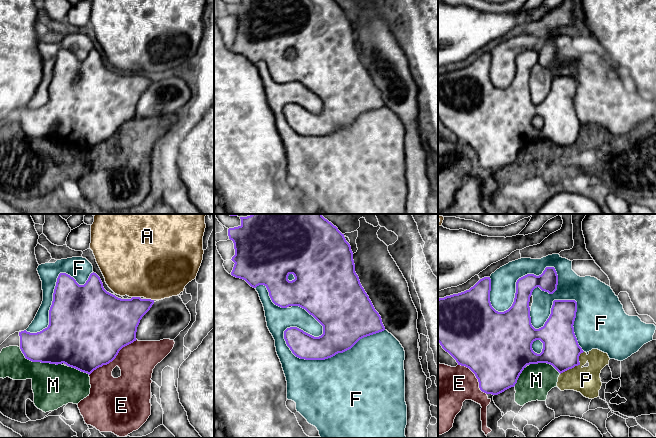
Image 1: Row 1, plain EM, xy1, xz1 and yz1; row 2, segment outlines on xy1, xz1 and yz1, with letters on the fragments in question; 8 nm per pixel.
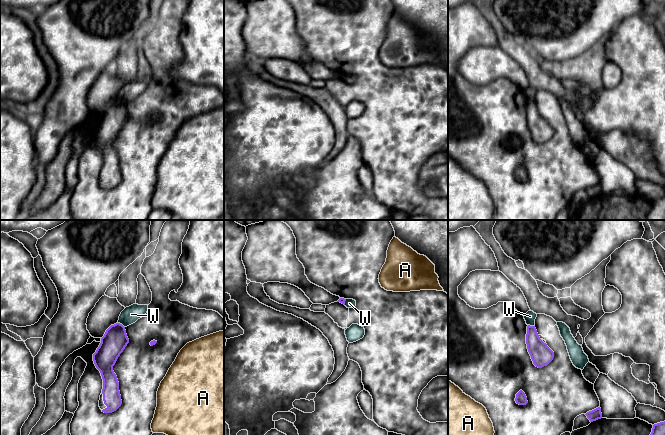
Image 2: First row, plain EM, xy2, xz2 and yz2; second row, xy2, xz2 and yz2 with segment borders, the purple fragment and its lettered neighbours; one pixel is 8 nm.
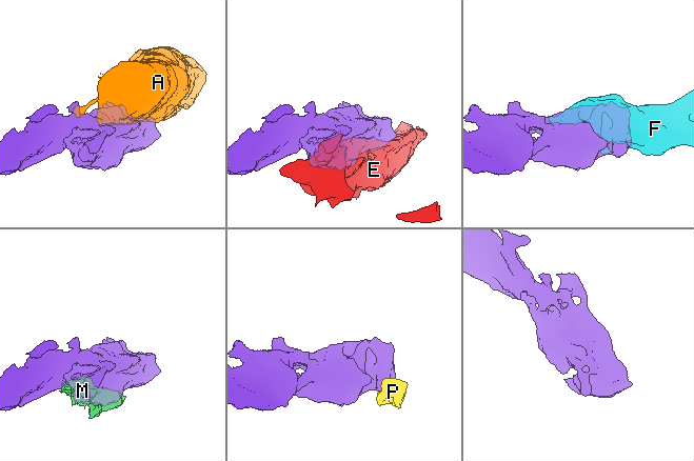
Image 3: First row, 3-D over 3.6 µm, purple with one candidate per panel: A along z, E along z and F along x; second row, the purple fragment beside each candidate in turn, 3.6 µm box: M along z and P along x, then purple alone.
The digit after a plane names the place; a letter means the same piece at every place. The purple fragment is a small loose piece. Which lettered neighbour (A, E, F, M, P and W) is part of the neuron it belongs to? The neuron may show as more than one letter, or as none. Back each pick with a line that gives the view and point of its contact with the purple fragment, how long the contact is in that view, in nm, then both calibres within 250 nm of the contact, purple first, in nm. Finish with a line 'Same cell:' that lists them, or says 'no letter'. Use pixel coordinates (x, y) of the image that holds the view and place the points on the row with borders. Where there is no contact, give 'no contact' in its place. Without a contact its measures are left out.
F: meets purple in xz1 at (331, 356); contact 800 nm long; 320 nm thick on the purple side, 480 nm on the other
Same cell: F

